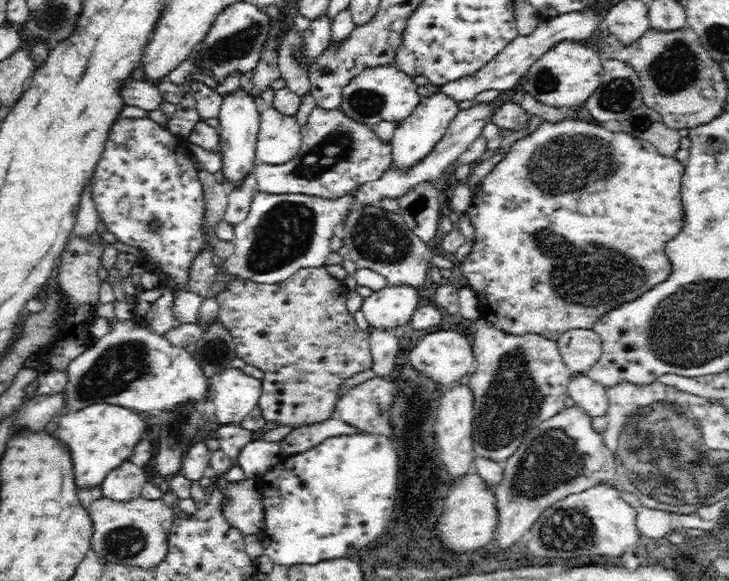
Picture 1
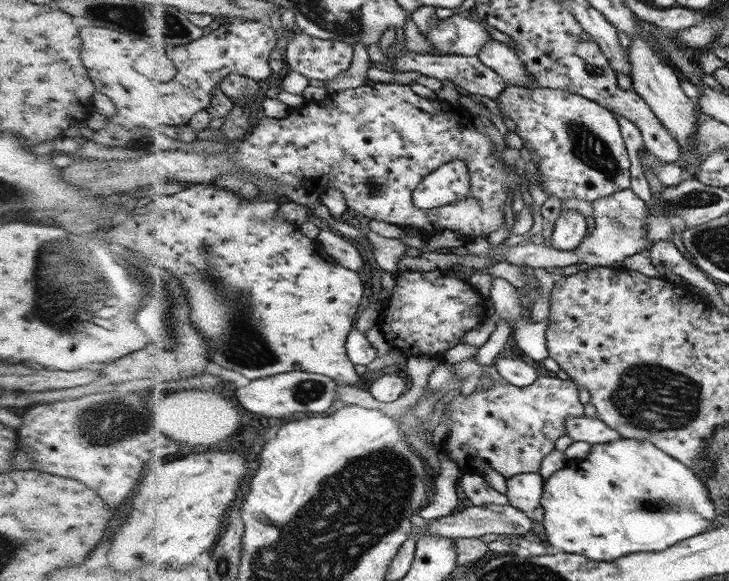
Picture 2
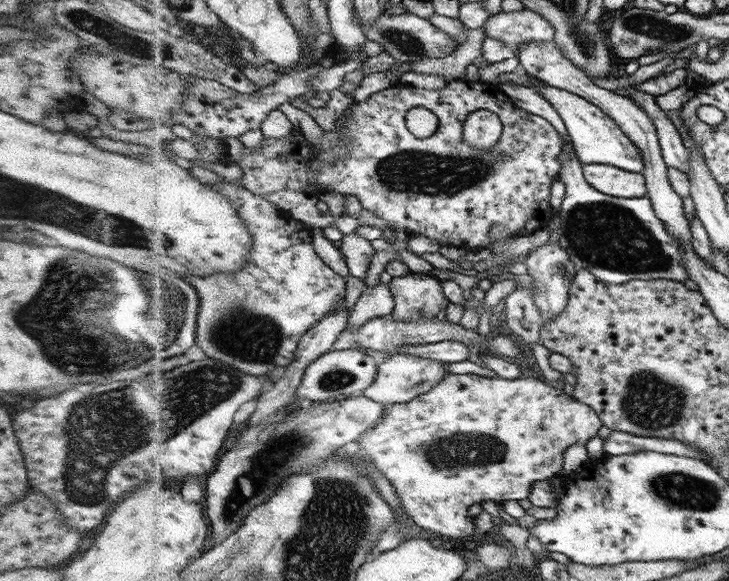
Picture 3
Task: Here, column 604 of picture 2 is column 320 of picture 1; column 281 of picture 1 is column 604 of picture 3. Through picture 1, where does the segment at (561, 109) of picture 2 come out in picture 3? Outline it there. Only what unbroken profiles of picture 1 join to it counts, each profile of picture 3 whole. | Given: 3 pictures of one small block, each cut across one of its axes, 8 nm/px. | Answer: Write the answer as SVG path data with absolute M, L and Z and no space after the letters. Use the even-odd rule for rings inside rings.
M586 164L581 168L586 182L602 194L618 198L640 198L648 194L642 174L604 164Z

